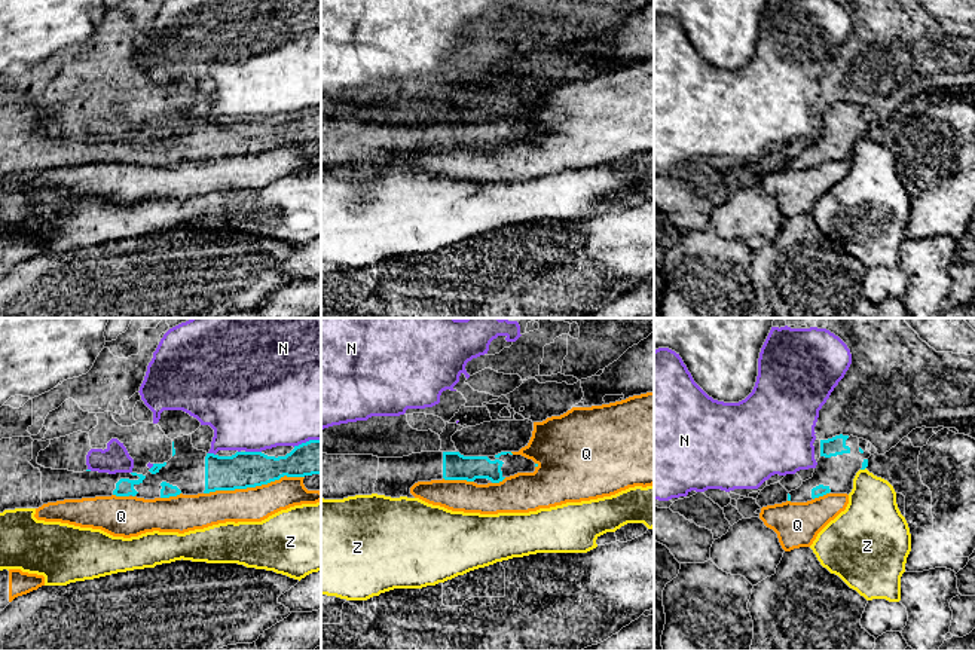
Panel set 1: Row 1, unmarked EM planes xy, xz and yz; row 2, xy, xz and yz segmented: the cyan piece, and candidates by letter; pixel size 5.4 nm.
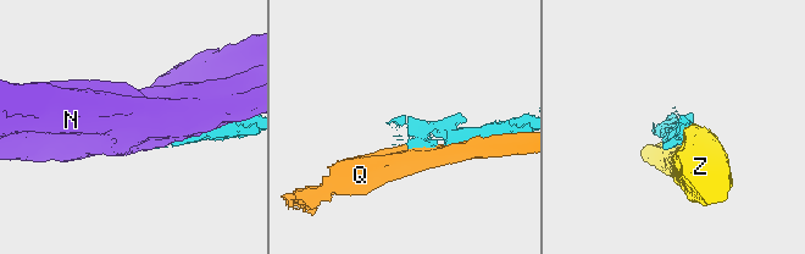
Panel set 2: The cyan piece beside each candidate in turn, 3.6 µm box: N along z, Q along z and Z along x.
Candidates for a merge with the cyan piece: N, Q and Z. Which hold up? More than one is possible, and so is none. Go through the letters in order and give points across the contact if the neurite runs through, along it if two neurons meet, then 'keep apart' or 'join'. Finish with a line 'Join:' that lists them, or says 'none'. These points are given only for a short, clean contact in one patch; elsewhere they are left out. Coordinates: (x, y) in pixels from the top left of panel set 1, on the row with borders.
N: keep apart
Q: border along xy (303, 476), (281, 476), (254, 486), (216, 489), (204, 494); keep apart
Z: keep apart
Join: none

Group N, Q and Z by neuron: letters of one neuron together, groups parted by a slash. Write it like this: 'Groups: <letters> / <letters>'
Groups: N / Q / Z

